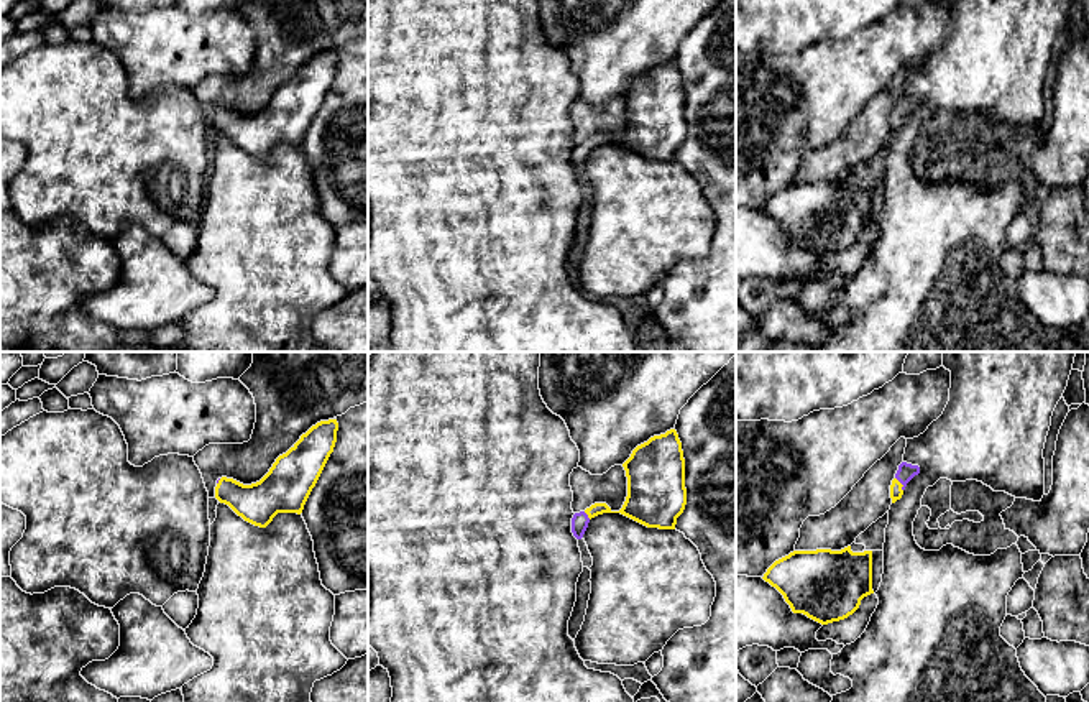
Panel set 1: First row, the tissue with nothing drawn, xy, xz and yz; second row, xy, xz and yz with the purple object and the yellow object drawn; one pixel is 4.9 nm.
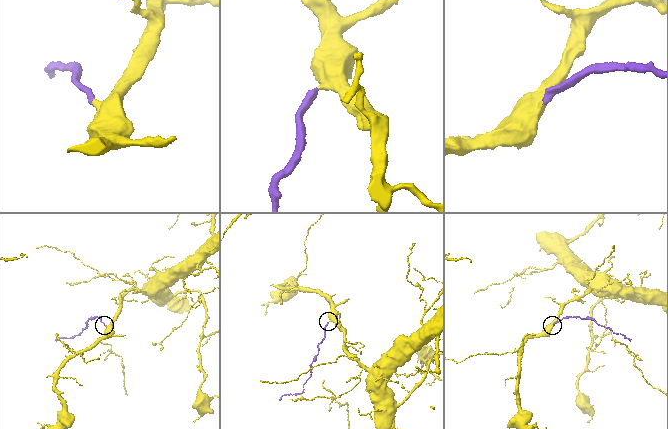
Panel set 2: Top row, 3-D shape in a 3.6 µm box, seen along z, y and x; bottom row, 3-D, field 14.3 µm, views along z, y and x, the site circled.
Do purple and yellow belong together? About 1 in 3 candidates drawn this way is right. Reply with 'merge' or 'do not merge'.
merge

